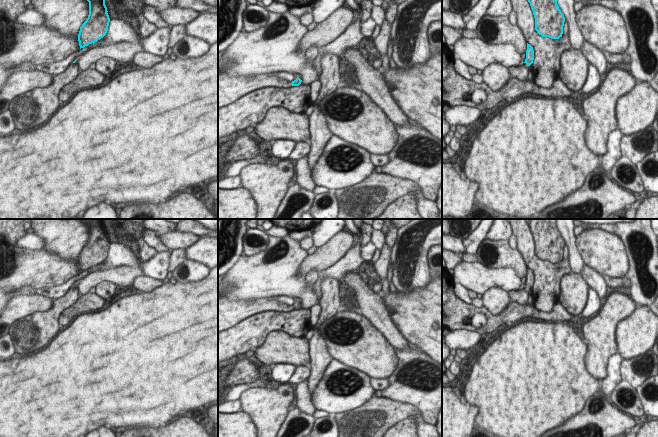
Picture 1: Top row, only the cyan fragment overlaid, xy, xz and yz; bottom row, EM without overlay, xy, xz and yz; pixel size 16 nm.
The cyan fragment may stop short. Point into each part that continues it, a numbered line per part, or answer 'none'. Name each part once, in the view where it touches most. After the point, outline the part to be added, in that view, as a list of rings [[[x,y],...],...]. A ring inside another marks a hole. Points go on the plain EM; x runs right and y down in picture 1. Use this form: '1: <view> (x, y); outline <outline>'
1: yz (521, 296); outline [[[521,287],[519,290],[511,290],[508,292],[512,301],[517,301],[520,304],[525,304],[528,301],[529,290],[526,287]]]

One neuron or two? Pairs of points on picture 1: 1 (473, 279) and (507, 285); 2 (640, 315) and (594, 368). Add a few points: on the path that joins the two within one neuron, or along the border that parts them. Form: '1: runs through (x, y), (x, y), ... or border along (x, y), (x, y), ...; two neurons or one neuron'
1: runs through (481, 279), (499, 279); one neuron
2: border along (622, 319), (617, 324), (616, 329), (616, 351); two neurons

